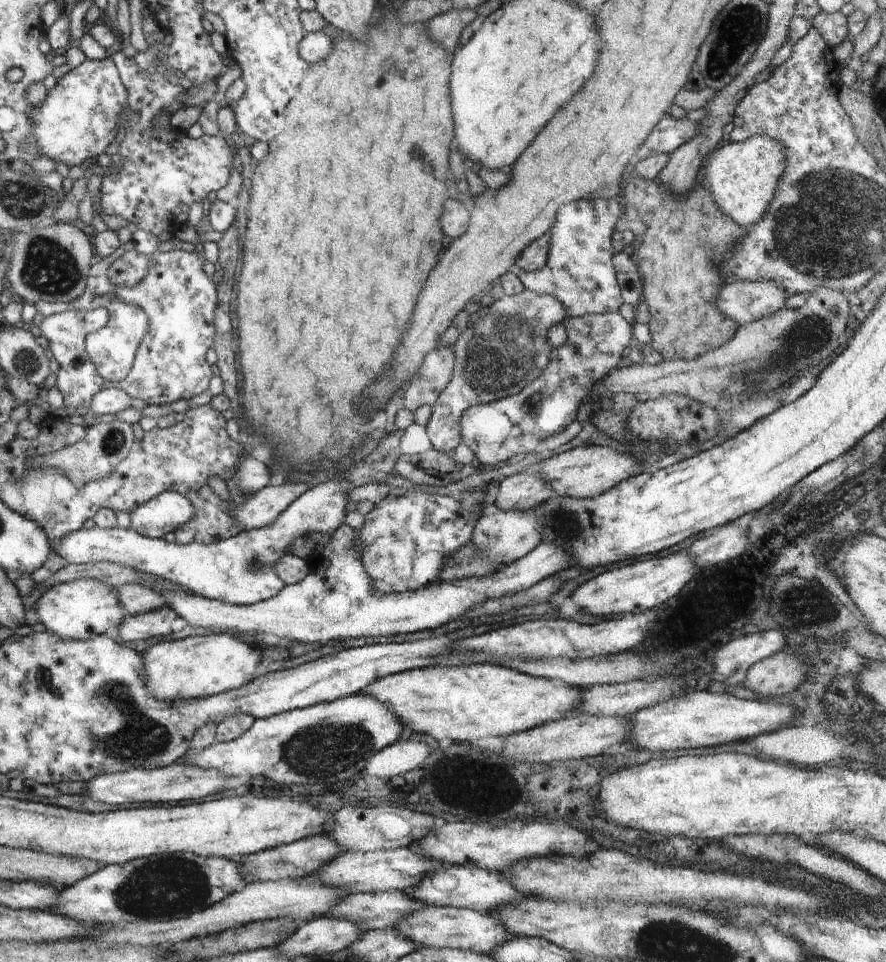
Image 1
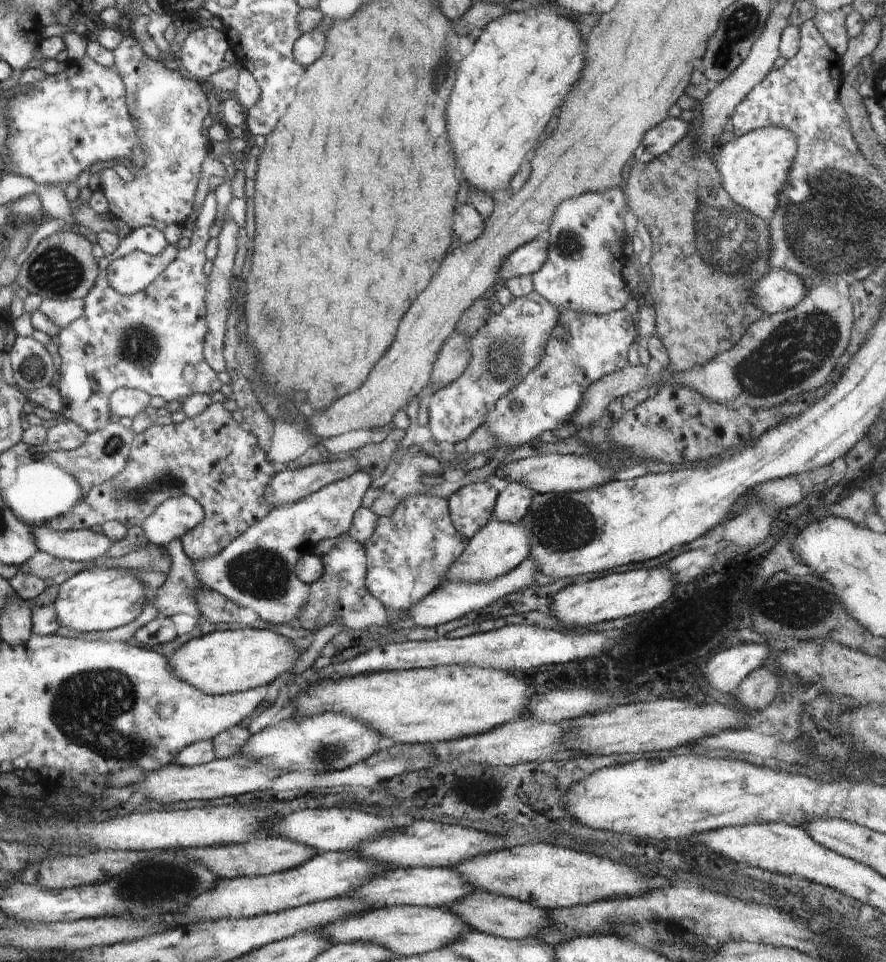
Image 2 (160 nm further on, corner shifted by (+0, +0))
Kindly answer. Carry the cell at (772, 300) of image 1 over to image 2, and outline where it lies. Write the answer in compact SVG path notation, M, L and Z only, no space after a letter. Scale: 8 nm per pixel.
M771 270L754 282L752 304L764 316L772 316L790 310L806 297L804 282L796 274L786 270Z

